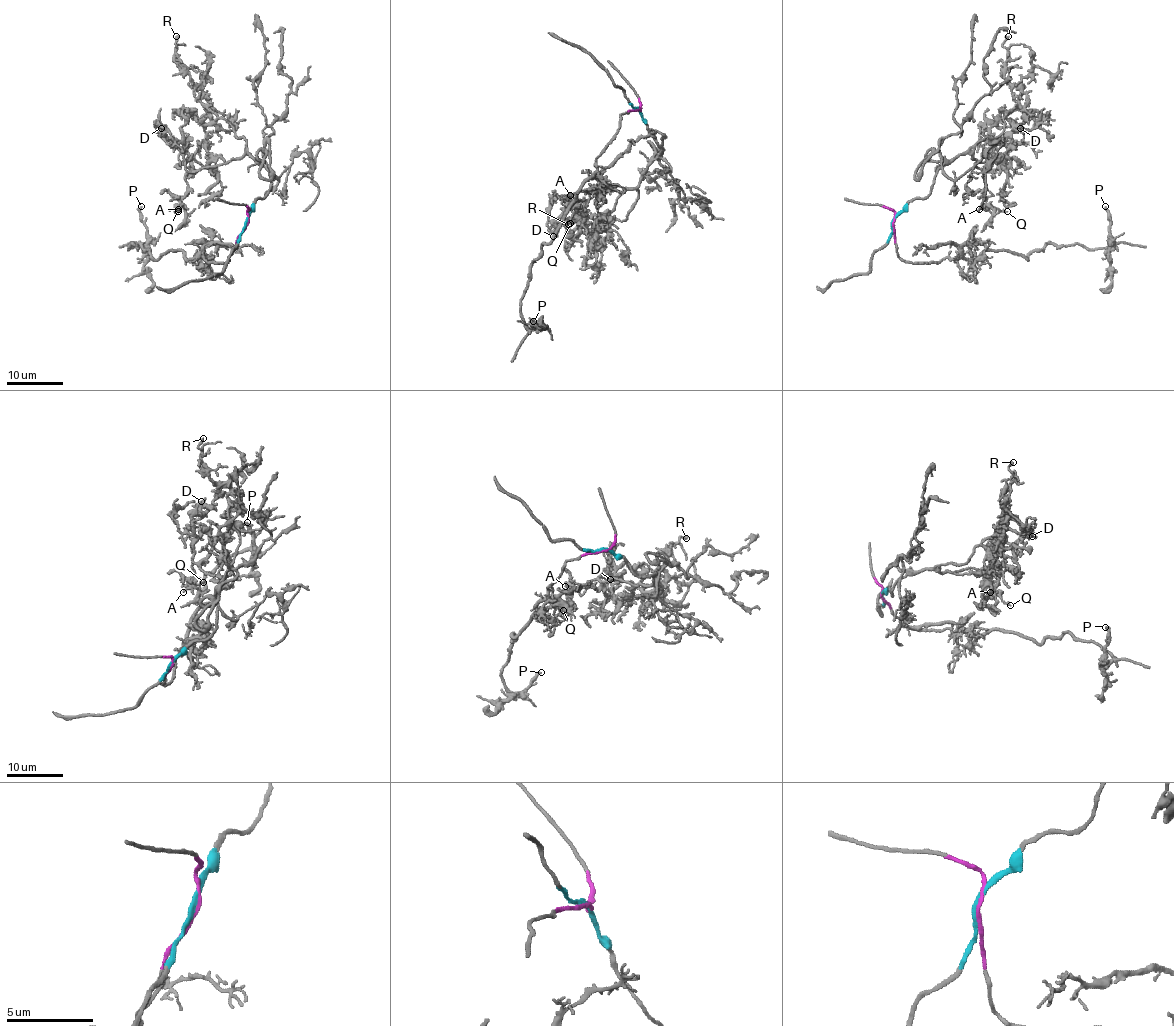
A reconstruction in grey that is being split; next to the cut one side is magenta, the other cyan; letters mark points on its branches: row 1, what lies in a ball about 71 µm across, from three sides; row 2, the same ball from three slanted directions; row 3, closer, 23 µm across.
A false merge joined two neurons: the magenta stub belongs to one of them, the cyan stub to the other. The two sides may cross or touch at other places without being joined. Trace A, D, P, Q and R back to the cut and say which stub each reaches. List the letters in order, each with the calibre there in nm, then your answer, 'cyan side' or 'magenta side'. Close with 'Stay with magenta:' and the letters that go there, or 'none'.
A: 110 nm thick; cyan side
D: 280 nm thick; cyan side
P: 220 nm thick; magenta side
Q: 170 nm thick; cyan side
R: 200 nm thick; cyan side
Stay with magenta: P

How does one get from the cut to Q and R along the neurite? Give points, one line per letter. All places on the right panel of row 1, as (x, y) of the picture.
Q: (894, 222), (910, 201), (930, 192), (933, 178), (944, 164), (967, 153), (985, 173), (985, 202), (1007, 211)
R: (894, 222), (910, 201), (930, 192), (944, 164), (1001, 133), (1018, 101), (1004, 74), (1008, 36)

